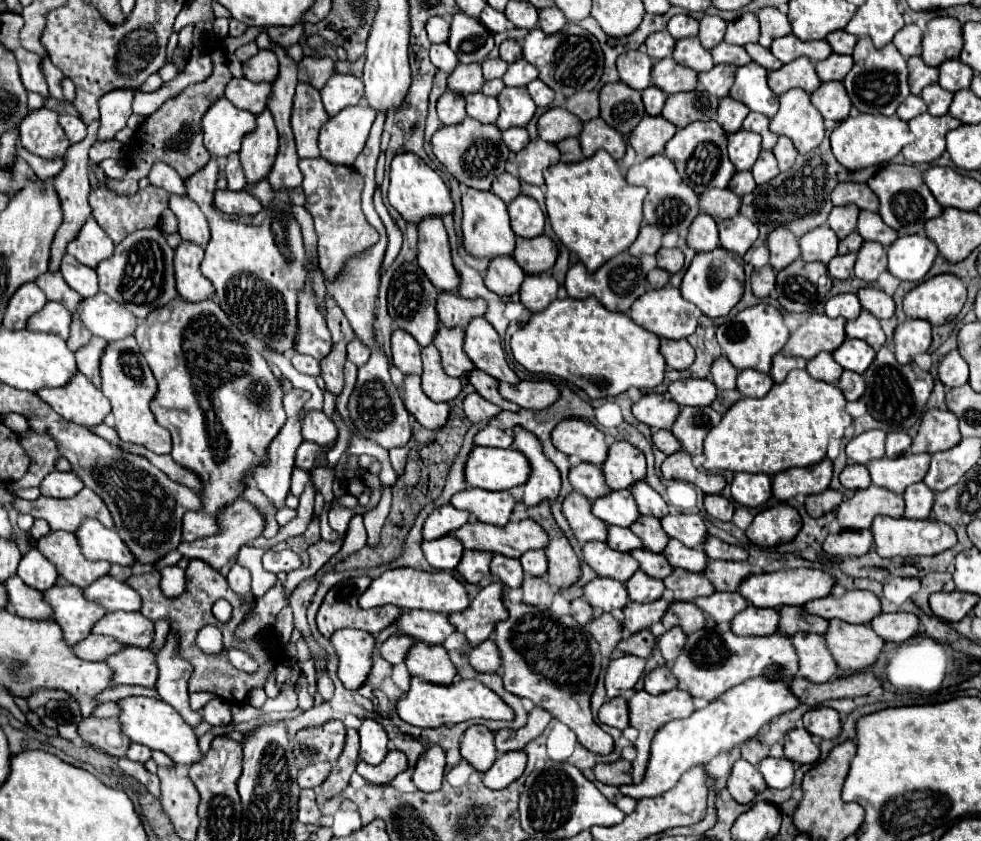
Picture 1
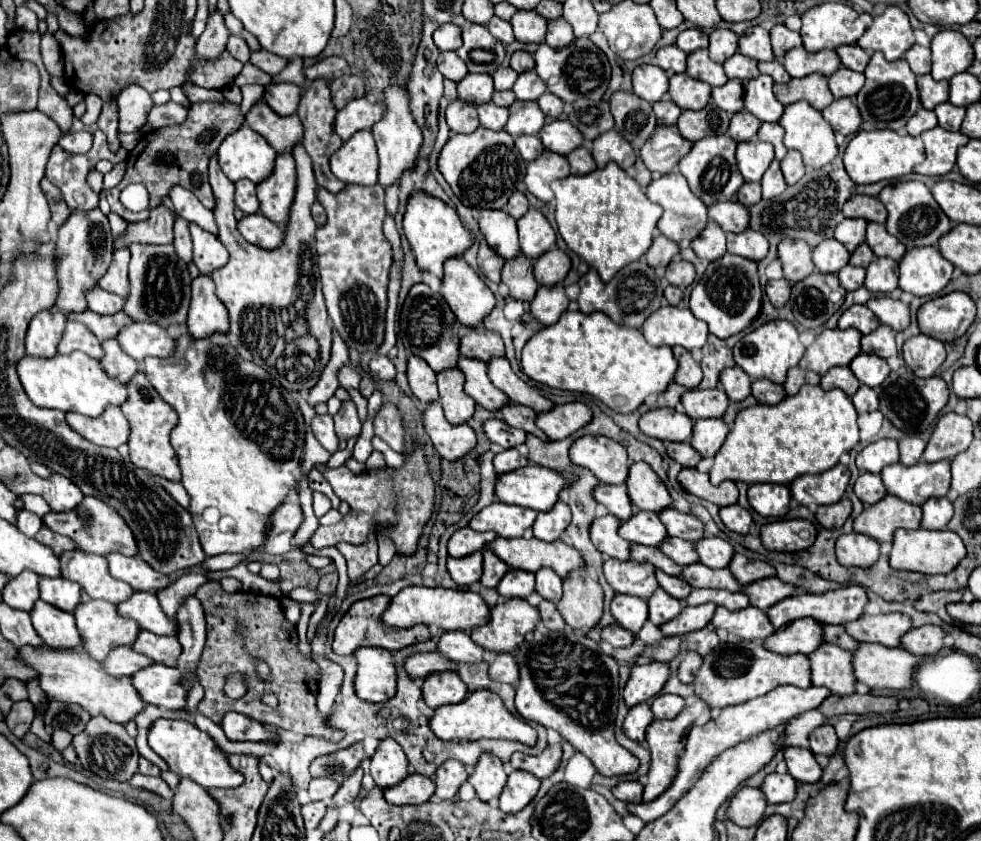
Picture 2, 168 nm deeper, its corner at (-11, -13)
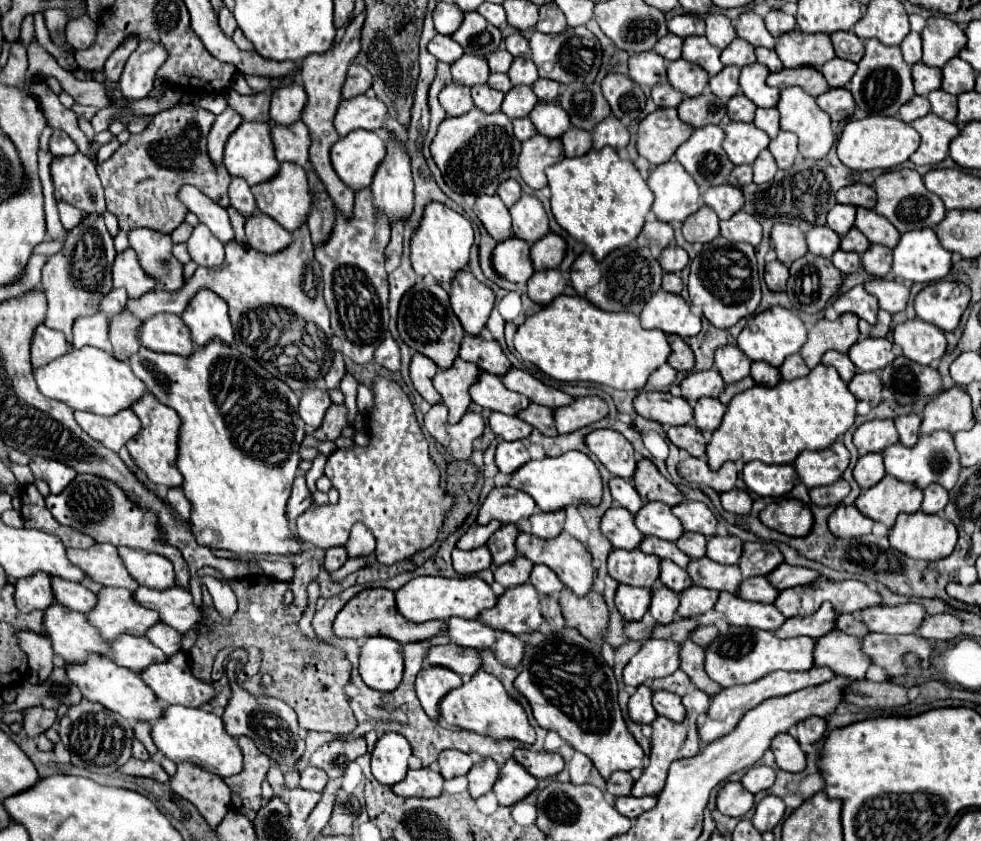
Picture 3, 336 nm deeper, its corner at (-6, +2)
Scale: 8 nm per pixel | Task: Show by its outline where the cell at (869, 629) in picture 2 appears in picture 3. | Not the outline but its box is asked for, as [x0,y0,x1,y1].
[861,604,927,634]

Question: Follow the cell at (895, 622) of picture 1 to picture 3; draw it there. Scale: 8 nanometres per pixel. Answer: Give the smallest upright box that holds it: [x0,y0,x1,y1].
[917,614,963,640]

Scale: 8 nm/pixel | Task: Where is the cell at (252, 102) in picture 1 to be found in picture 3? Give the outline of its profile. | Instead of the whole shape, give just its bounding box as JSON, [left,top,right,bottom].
[271,120,311,166]

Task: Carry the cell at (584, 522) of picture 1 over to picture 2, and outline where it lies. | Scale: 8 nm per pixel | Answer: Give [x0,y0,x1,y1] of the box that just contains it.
[590,515,630,561]

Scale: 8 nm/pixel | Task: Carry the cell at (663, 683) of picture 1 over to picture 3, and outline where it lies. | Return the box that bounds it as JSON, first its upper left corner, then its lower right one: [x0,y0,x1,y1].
[653,690,685,722]

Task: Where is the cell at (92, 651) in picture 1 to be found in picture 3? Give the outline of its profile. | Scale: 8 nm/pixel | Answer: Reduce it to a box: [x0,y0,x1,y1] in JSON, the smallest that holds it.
[109,636,167,674]

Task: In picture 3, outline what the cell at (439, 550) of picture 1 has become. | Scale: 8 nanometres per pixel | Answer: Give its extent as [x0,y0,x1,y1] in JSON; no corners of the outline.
[453,546,493,576]

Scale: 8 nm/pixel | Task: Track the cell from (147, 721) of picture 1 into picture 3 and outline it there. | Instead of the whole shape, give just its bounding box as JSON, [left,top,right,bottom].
[151,706,243,778]

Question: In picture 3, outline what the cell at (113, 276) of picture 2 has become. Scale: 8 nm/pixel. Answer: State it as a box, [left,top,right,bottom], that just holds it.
[113,248,155,298]

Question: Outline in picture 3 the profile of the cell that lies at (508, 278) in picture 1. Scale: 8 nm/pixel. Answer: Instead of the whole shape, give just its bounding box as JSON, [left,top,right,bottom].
[493,238,535,284]

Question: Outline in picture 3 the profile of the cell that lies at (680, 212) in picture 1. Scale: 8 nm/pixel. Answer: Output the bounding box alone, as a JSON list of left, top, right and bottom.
[647,160,701,222]

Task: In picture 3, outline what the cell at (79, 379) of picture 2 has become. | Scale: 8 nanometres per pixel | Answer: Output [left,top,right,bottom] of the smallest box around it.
[33,348,145,416]

